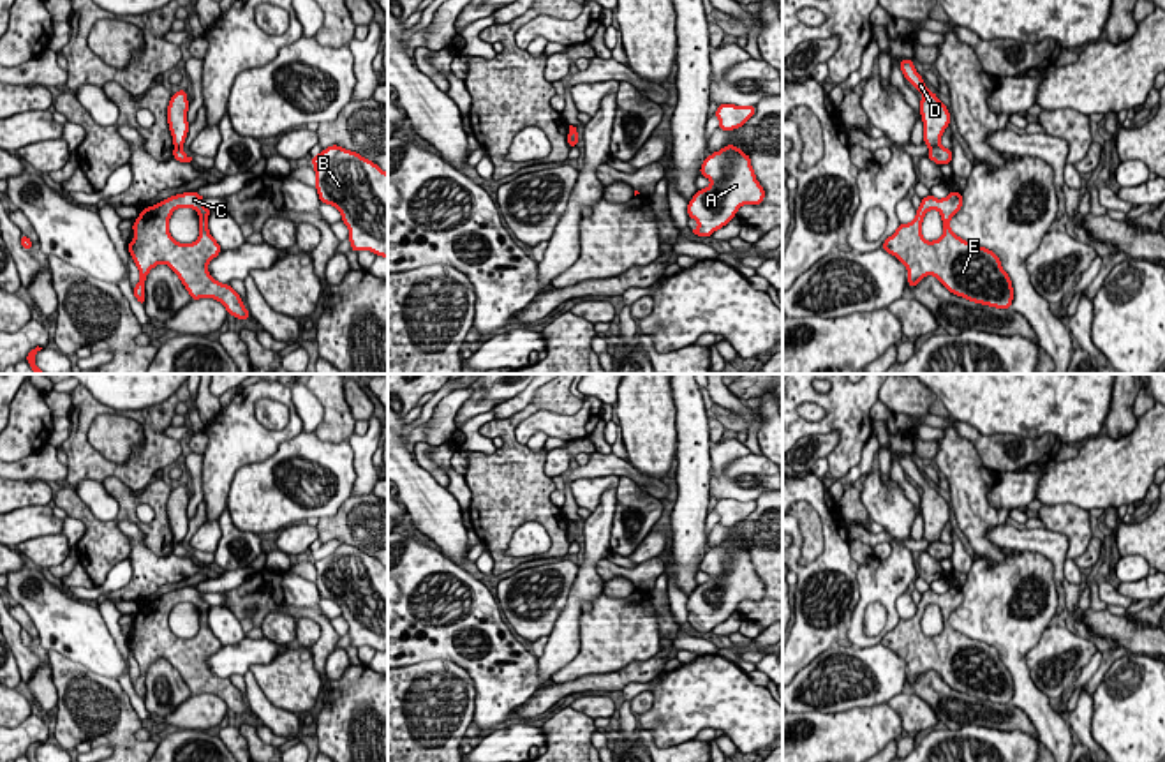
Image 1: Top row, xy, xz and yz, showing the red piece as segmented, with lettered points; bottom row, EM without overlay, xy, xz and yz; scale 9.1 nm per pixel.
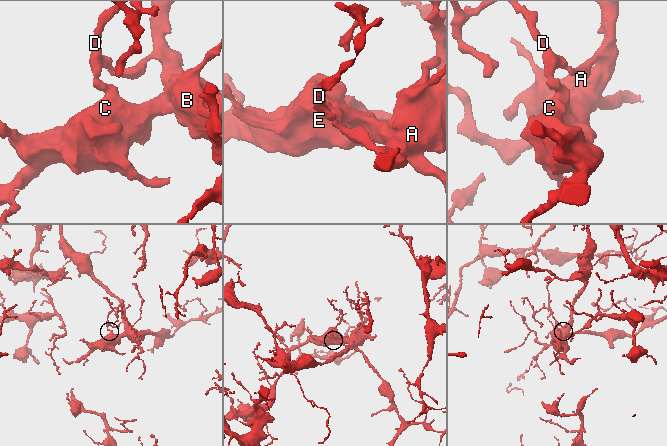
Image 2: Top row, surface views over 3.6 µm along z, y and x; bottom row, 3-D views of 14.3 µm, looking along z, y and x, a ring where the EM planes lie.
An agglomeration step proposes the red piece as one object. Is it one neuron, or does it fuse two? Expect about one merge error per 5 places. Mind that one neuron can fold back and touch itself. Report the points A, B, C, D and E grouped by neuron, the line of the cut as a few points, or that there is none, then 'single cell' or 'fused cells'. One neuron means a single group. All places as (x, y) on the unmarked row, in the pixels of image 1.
groups A B D / C E; cut xy (342, 544), (314, 561); fused cells

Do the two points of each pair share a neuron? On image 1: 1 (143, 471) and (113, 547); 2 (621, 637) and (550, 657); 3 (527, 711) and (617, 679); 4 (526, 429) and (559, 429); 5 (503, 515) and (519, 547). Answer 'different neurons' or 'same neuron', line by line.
1: different neurons
2: different neurons
3: same neuron
4: same neuron
5: different neurons

